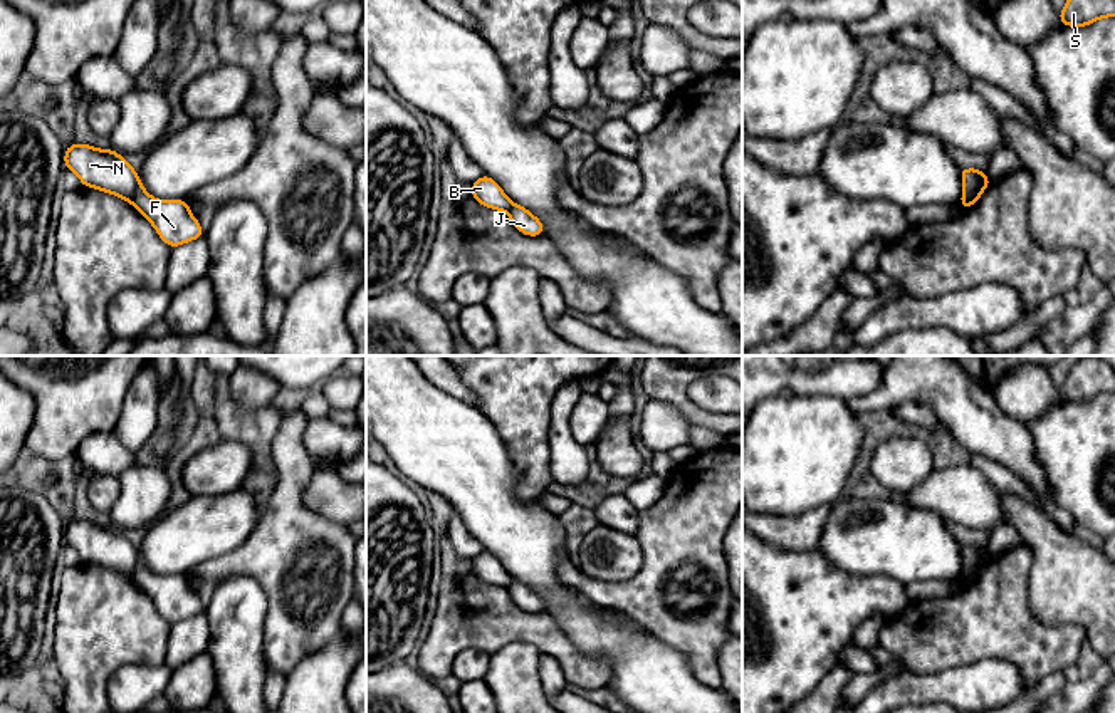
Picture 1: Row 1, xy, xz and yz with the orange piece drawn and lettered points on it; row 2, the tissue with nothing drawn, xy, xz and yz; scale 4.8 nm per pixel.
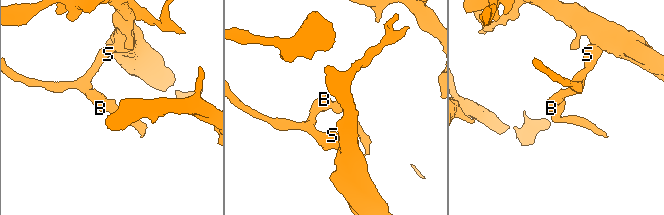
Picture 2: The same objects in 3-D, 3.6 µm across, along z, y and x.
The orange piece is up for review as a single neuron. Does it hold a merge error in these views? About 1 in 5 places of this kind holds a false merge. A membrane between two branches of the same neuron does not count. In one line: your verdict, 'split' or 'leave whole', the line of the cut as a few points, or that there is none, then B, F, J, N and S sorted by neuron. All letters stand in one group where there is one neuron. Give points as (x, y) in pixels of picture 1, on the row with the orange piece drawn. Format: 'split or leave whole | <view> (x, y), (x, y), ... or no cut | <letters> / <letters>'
split | yz (981, 171), (973, 195), (959, 207) | B N S / F J

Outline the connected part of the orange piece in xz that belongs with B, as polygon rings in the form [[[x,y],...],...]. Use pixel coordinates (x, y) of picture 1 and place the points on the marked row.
[[[484,174],[472,185],[472,198],[485,208],[499,210],[507,213],[512,208],[512,201],[507,198],[504,190],[495,180]]]

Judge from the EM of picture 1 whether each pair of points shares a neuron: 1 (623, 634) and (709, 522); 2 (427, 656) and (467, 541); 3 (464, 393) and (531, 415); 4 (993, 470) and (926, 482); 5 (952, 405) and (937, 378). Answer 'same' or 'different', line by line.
1: different
2: different
3: different
4: different
5: same

